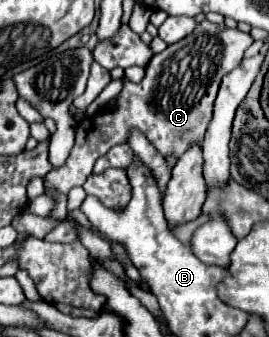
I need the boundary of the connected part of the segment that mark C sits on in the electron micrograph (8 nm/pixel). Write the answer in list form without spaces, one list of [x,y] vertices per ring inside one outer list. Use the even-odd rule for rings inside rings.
[[[202,21],[196,29],[182,41],[166,47],[162,53],[150,59],[146,65],[146,75],[140,83],[132,83],[122,77],[122,91],[116,95],[116,107],[98,111],[76,123],[76,143],[66,159],[64,167],[50,171],[46,187],[68,193],[72,187],[84,185],[86,177],[92,173],[94,161],[102,157],[114,145],[128,143],[130,129],[138,129],[146,139],[162,153],[162,157],[180,157],[192,143],[204,139],[206,125],[212,117],[212,105],[226,73],[236,69],[244,59],[244,51],[252,45],[252,37],[238,29],[226,29],[224,25],[214,25]]]

